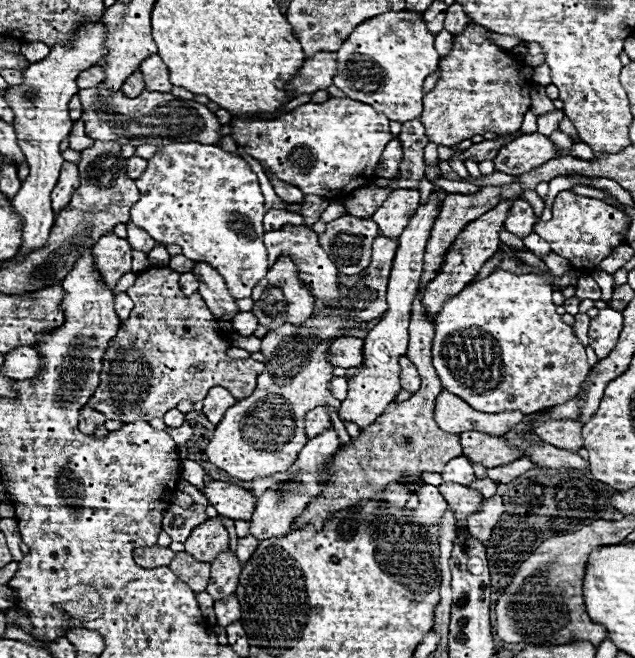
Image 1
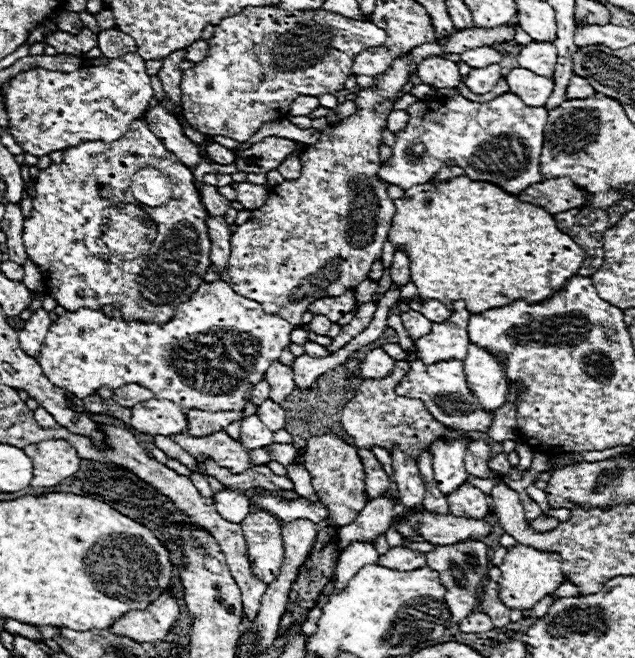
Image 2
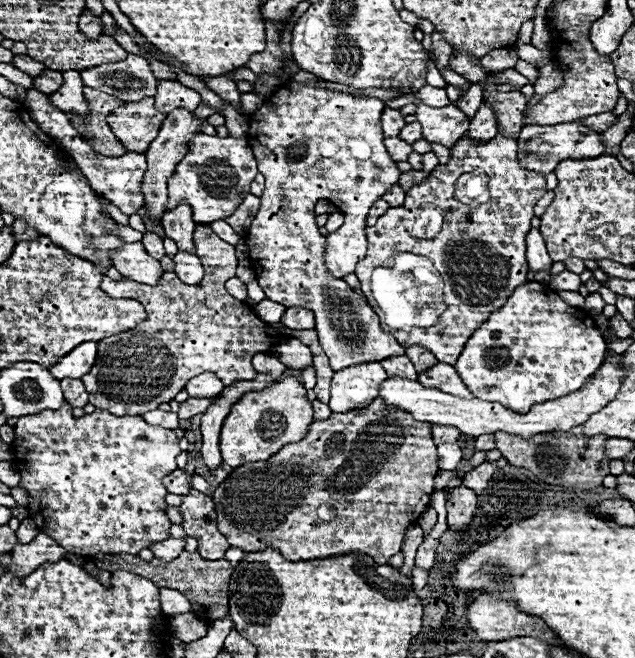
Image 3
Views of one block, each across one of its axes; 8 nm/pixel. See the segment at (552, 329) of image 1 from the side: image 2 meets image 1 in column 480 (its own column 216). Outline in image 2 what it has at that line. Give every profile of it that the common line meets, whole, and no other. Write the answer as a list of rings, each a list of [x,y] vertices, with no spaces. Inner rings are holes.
[[[214,280],[210,284],[202,282],[198,292],[180,304],[164,326],[138,320],[126,322],[122,316],[106,316],[100,310],[88,308],[66,312],[50,324],[42,352],[36,360],[52,384],[78,398],[86,398],[102,386],[120,388],[124,384],[142,384],[154,398],[170,400],[184,410],[240,410],[250,400],[254,384],[264,378],[268,366],[280,358],[280,352],[286,346],[290,346],[292,330],[294,326],[284,318],[264,312],[258,302],[236,294],[222,280]]]

